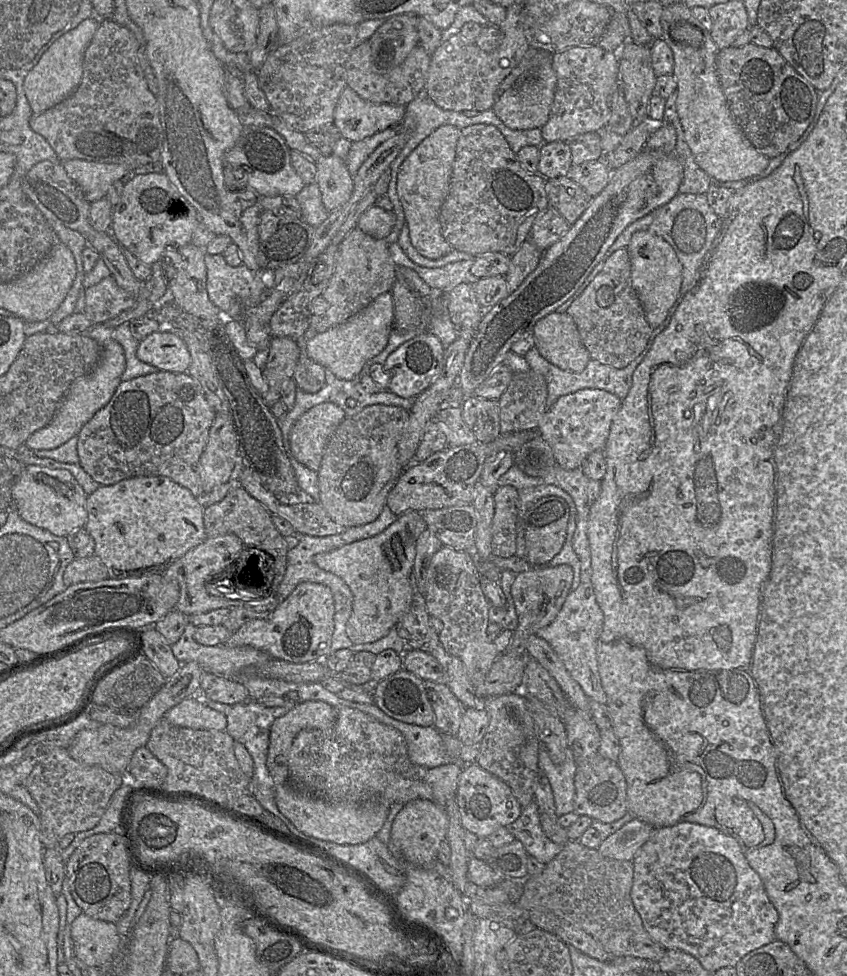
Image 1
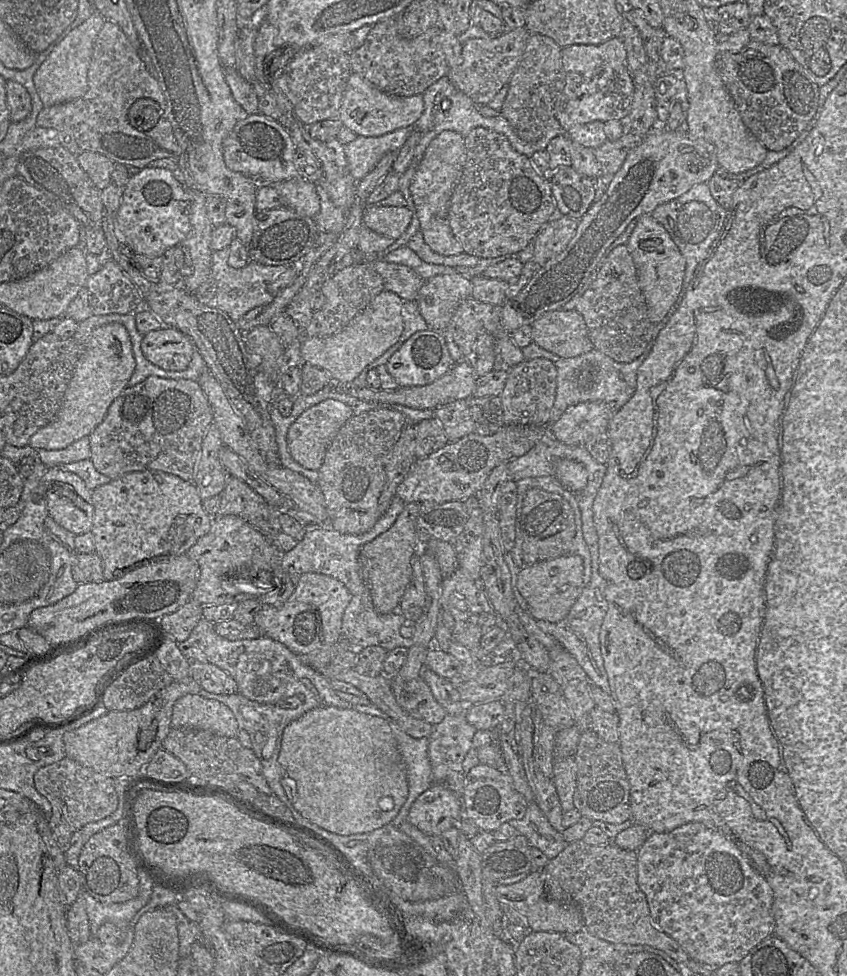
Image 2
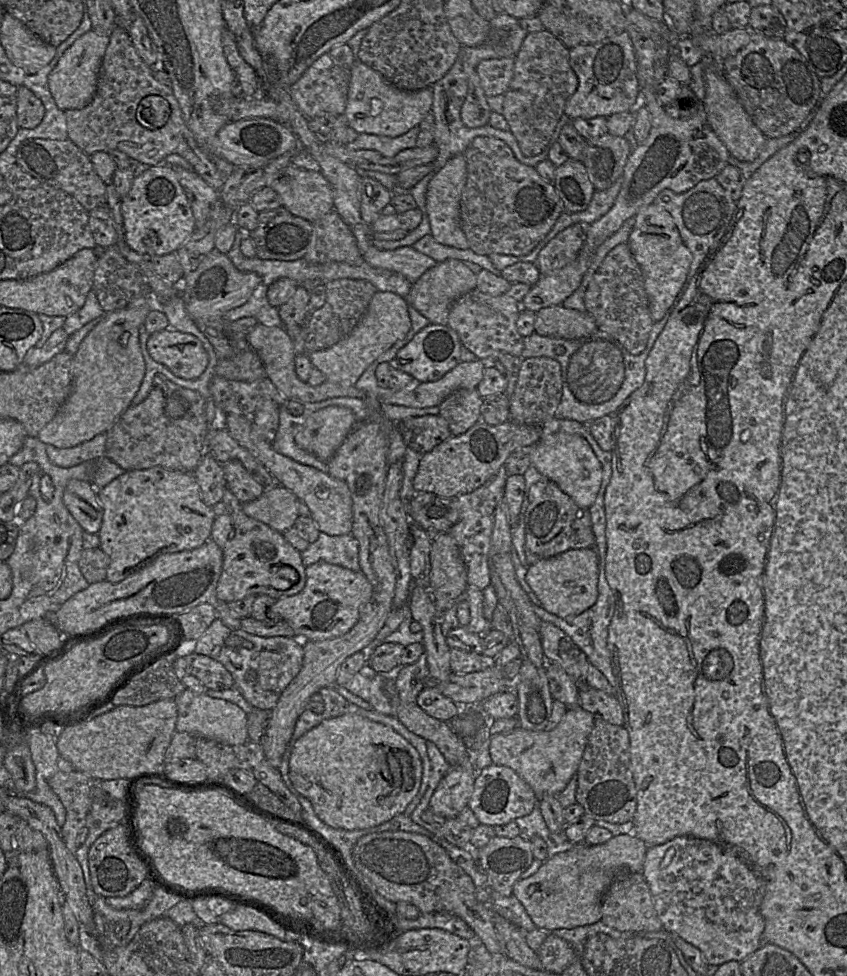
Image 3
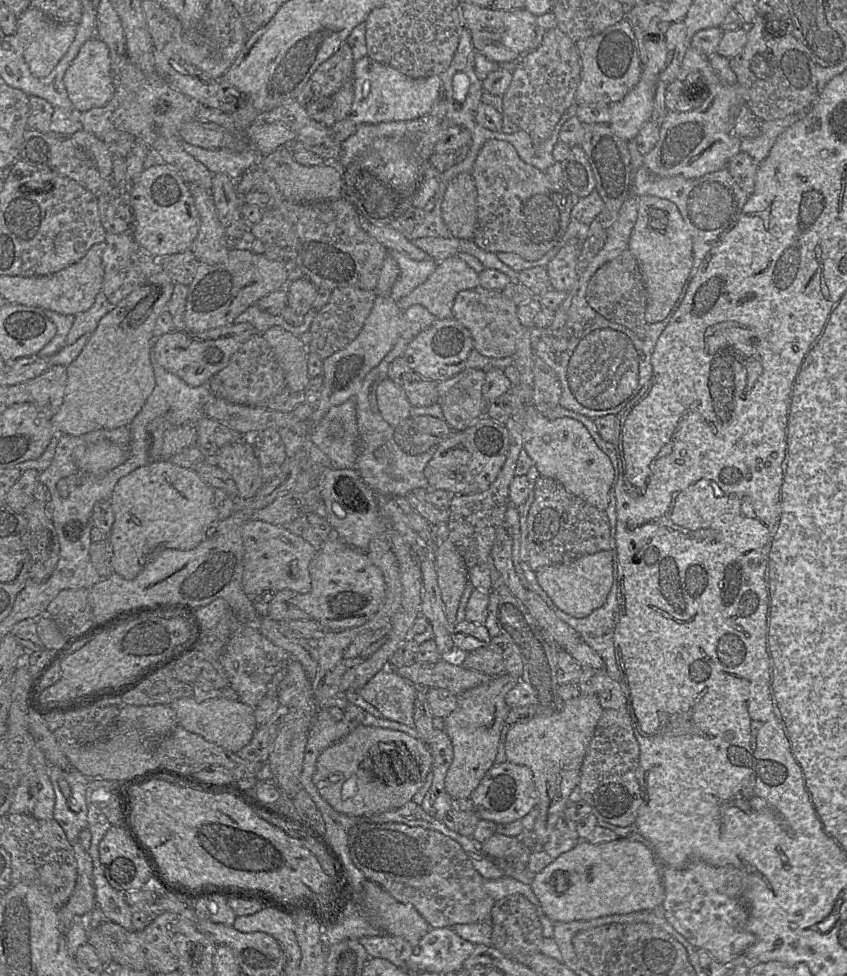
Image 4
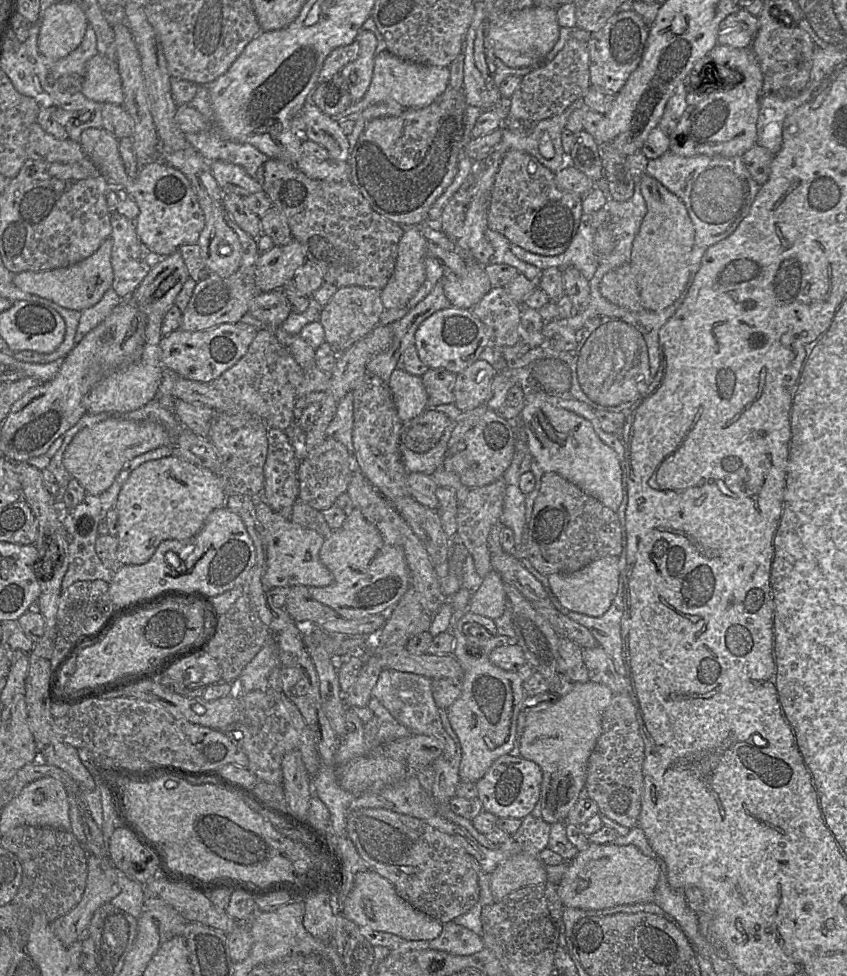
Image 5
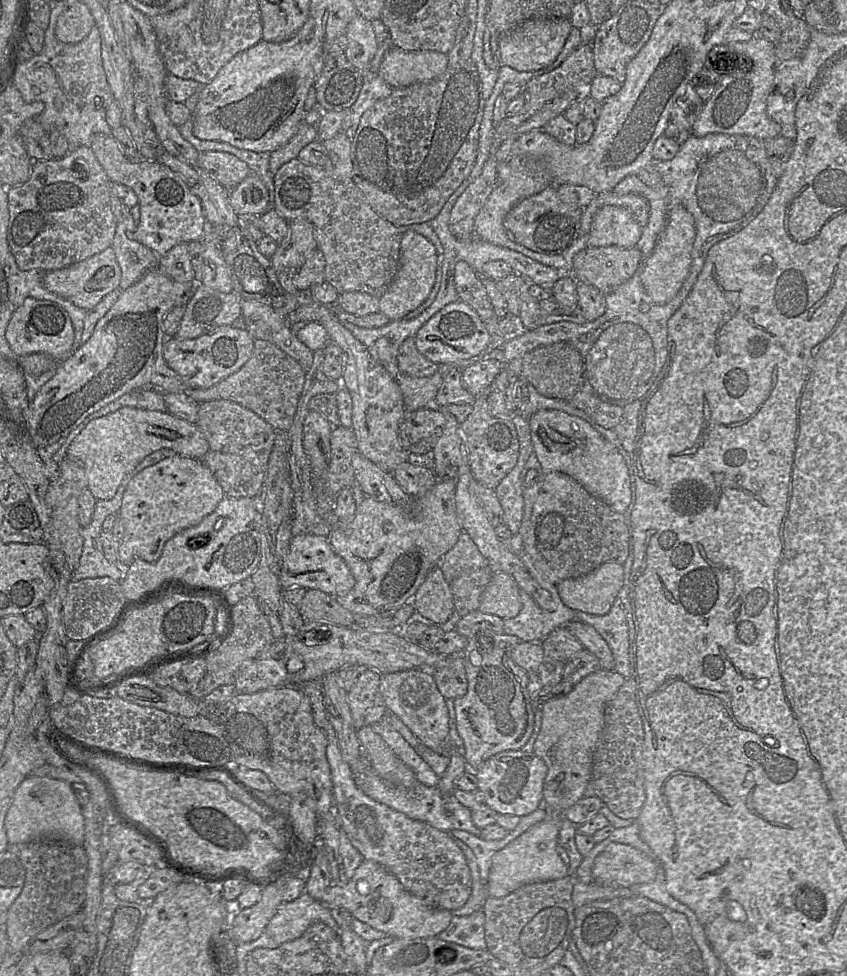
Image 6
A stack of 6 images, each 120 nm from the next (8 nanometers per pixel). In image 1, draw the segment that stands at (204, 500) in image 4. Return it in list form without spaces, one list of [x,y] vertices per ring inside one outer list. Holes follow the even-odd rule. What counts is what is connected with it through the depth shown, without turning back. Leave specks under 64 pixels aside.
[[[137,476],[101,486],[87,496],[84,529],[94,540],[94,555],[106,566],[109,579],[123,579],[162,572],[171,562],[207,539],[204,505],[187,488],[165,476]]]

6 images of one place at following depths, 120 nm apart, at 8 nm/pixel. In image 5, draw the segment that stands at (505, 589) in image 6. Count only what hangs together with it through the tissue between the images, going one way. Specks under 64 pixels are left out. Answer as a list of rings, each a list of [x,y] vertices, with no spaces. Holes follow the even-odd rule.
[[[491,570],[482,584],[473,592],[468,611],[495,620],[506,609],[504,581],[498,572]]]

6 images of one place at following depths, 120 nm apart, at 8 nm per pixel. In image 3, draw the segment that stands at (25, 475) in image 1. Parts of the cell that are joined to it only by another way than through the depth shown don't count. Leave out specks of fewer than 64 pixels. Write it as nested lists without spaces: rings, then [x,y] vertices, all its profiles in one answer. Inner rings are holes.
[[[71,479],[63,493],[63,503],[85,532],[99,532],[103,508],[91,482]]]

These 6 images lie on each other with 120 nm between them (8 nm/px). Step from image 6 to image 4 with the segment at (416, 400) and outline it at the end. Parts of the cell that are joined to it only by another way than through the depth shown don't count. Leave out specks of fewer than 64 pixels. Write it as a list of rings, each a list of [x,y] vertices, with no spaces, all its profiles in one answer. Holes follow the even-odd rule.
[[[390,378],[384,379],[378,385],[376,395],[380,414],[394,428],[411,416],[412,405],[405,391]]]

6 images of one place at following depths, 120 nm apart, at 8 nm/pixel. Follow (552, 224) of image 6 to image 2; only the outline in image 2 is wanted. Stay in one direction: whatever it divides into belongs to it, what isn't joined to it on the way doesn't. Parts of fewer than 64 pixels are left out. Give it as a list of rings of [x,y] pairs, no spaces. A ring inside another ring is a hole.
[[[483,127],[472,129],[465,137],[466,161],[462,176],[454,189],[450,208],[449,225],[454,236],[461,243],[463,252],[479,257],[481,259],[495,258],[502,255],[509,255],[521,252],[526,246],[534,240],[539,230],[552,219],[556,212],[556,204],[552,195],[551,184],[548,175],[541,174],[532,164],[530,158],[516,152],[510,145],[509,140],[504,135]]]

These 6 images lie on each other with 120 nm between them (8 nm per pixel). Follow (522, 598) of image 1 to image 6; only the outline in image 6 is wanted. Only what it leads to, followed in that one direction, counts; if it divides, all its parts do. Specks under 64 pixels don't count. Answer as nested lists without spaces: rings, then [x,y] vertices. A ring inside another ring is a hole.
[[[607,562],[585,576],[566,579],[555,586],[562,602],[570,609],[604,615],[623,586],[623,575],[623,565]]]

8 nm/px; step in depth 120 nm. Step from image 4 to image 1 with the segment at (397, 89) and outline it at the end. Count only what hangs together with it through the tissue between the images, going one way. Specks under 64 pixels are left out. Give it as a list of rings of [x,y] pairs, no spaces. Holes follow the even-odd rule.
[[[346,85],[337,102],[333,124],[343,138],[358,142],[387,128],[399,126],[405,114],[406,106],[368,102]]]

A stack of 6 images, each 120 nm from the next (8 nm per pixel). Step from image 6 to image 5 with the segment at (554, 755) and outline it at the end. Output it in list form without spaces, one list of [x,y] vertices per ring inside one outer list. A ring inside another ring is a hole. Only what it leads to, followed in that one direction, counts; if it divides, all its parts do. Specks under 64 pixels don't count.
[[[587,681],[555,701],[545,701],[525,710],[525,725],[519,739],[519,753],[522,758],[535,762],[542,770],[540,817],[550,825],[567,822],[569,811],[579,800],[579,794],[585,787],[588,760],[601,733],[603,713],[613,696],[608,686]]]

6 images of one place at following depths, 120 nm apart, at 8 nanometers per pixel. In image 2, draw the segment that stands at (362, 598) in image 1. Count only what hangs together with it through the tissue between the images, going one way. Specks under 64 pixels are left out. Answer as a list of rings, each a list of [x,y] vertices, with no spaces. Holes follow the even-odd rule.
[[[411,502],[405,505],[395,523],[386,532],[364,544],[359,554],[361,575],[368,583],[374,609],[379,614],[397,611],[401,598],[412,578],[412,565],[420,557],[420,546],[432,539],[428,532],[418,529],[418,517],[423,504]]]

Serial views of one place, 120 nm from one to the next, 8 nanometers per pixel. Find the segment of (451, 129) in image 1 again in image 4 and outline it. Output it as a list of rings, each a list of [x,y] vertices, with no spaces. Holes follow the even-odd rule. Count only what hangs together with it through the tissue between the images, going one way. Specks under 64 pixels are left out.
[[[461,173],[448,182],[441,210],[452,237],[473,240],[477,219],[477,190],[471,174]]]

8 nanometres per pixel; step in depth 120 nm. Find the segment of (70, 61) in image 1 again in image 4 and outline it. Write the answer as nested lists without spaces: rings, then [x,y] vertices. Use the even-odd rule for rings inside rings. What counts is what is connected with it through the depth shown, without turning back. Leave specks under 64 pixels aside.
[[[97,36],[87,40],[67,69],[63,81],[68,97],[78,111],[86,112],[106,105],[114,94],[111,55],[108,46]]]

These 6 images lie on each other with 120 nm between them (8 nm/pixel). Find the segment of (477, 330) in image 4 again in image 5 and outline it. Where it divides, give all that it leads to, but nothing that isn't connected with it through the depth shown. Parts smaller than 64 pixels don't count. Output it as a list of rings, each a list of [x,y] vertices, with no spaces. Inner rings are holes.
[[[504,287],[491,288],[469,310],[493,332],[493,346],[502,349],[519,341],[518,324],[521,306],[515,303]]]

